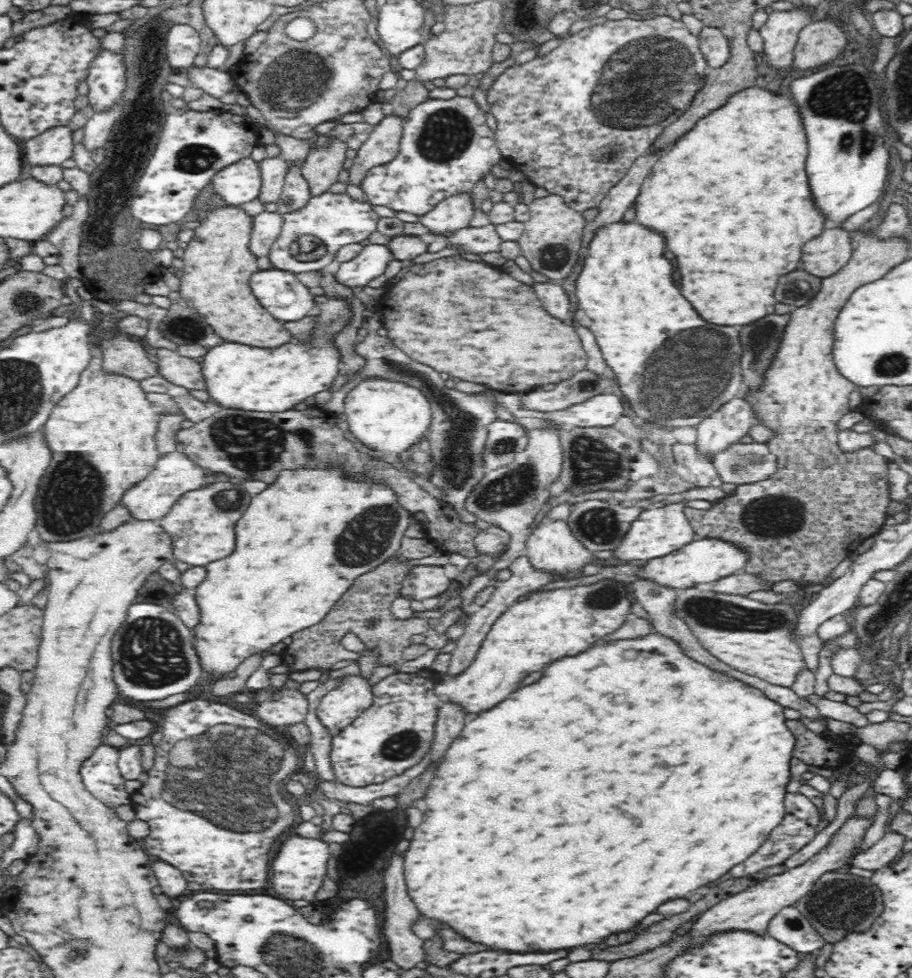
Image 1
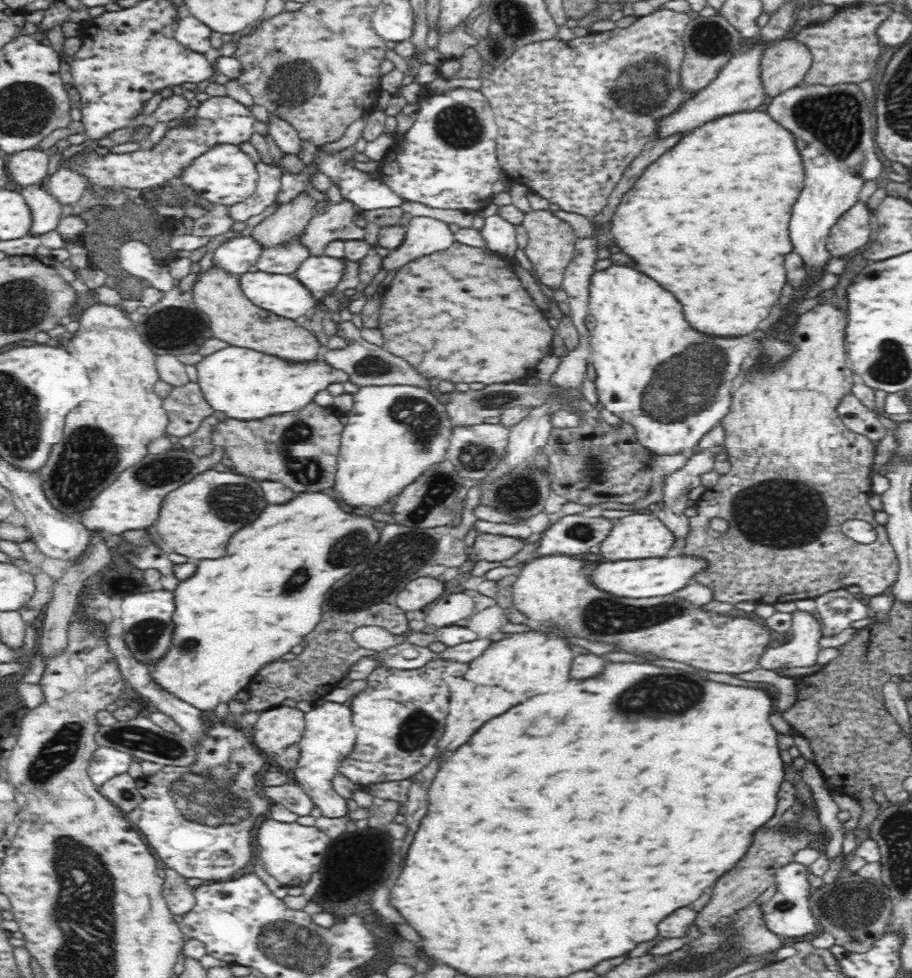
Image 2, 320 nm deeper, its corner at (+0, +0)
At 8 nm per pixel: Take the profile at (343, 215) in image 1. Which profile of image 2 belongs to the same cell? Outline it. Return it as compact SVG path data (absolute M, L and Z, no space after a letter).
M289 242L280 247L264 249L255 265L262 272L293 276L300 264L310 256L302 244Z

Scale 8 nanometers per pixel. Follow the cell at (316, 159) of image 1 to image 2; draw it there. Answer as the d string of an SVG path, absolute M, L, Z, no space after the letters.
M300 194L289 203L284 204L250 233L263 249L280 247L295 240L306 228L309 221L317 214L314 210L316 200L308 194Z

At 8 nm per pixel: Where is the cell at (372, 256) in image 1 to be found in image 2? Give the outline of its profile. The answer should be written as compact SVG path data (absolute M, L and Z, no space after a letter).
M310 256L295 270L294 276L312 294L330 293L344 274L344 261L330 256Z

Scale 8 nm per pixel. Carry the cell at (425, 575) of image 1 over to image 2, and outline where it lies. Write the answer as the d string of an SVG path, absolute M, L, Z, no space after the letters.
M418 577L399 591L395 603L403 611L421 615L431 603L443 594L444 583L432 577Z

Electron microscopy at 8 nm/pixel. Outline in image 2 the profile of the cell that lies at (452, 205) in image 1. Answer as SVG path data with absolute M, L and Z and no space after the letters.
M413 217L405 227L403 242L382 258L382 270L398 270L406 263L447 250L455 242L446 222L434 218Z

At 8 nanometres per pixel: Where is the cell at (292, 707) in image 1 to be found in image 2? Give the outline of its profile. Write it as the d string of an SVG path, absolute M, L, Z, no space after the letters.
M288 706L266 709L252 729L252 744L260 752L275 756L301 740L305 732L305 712Z

